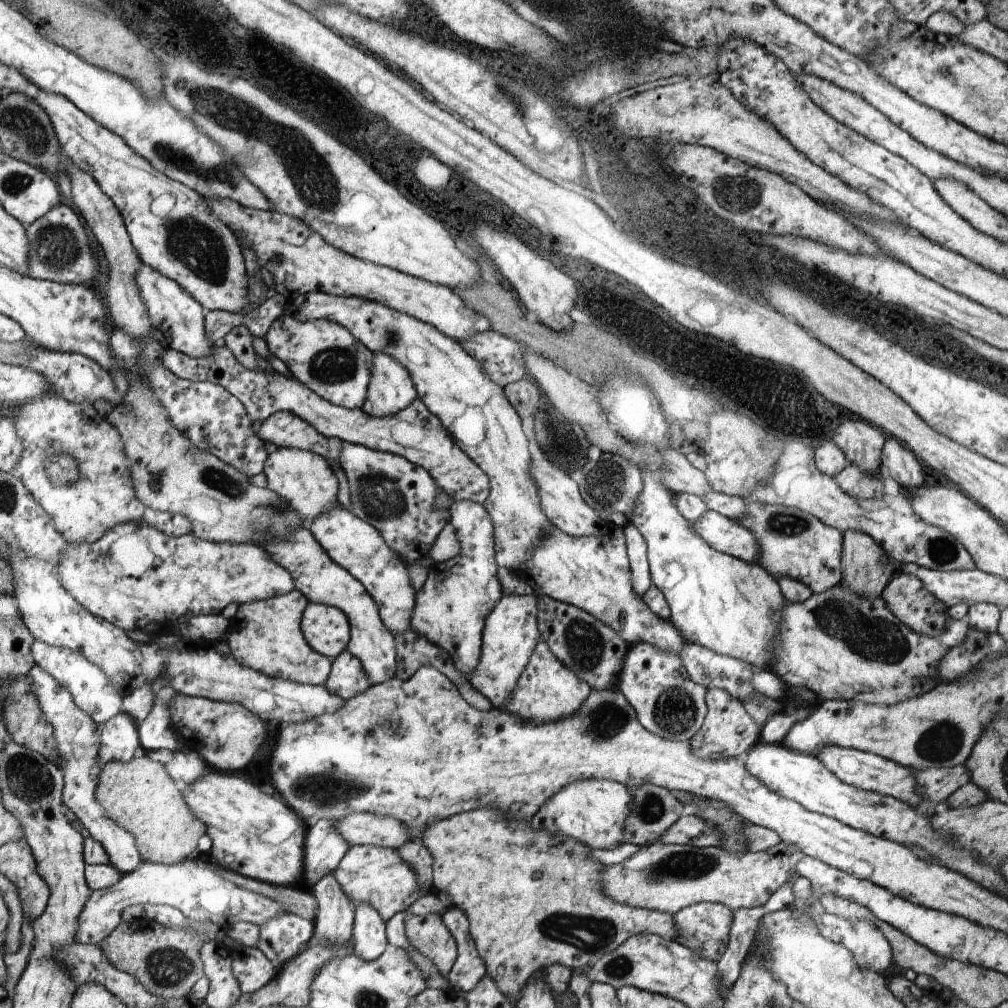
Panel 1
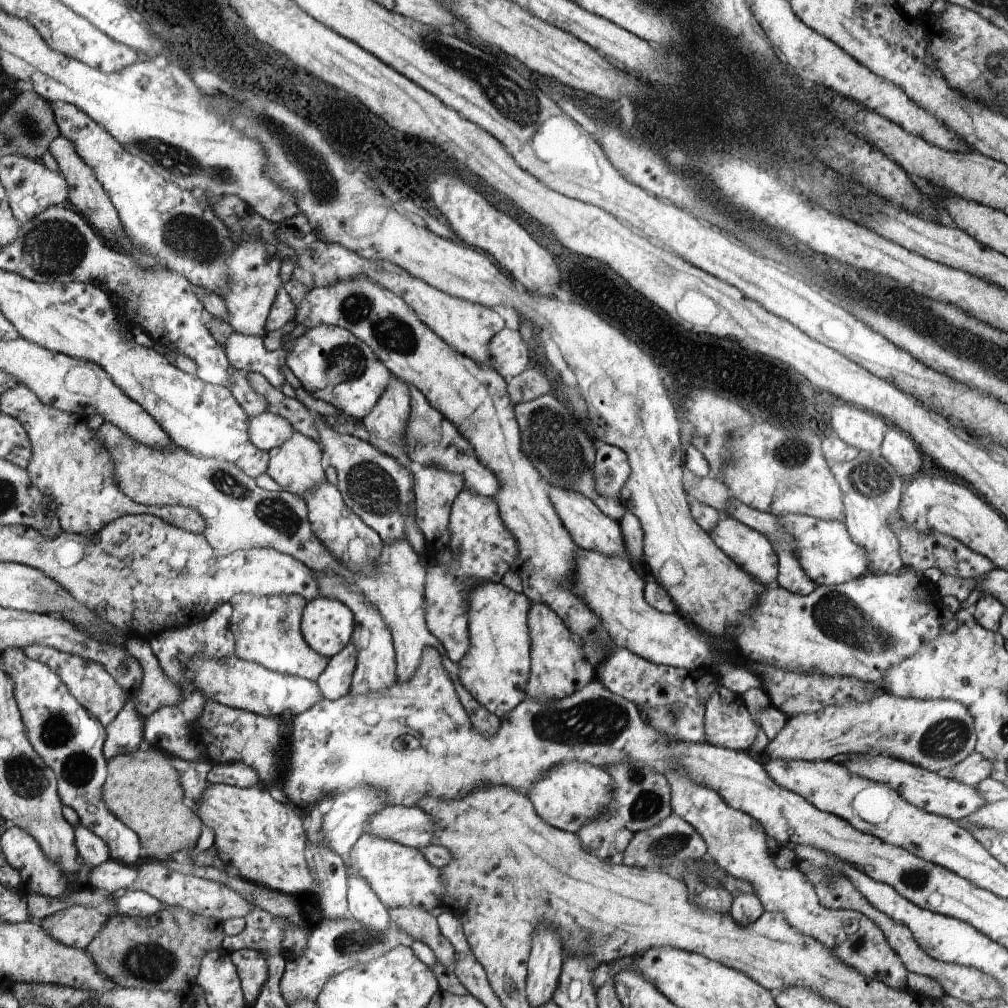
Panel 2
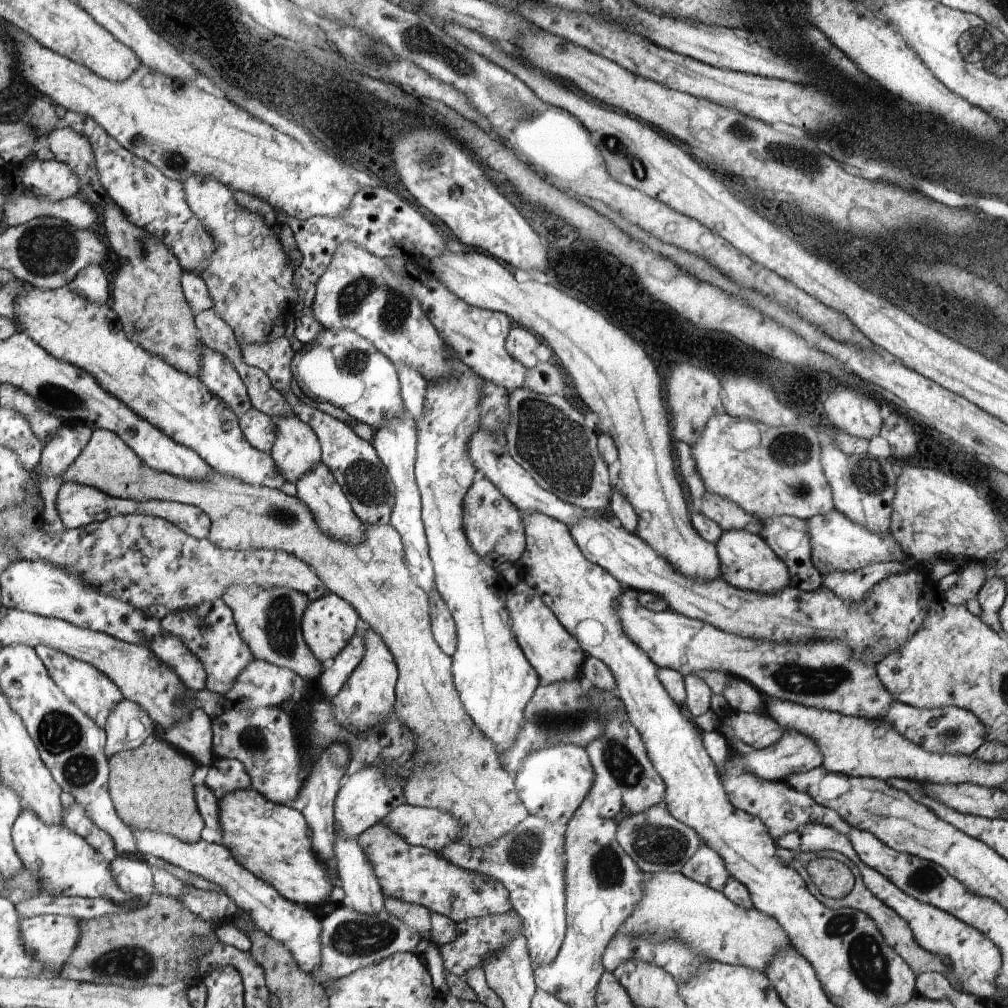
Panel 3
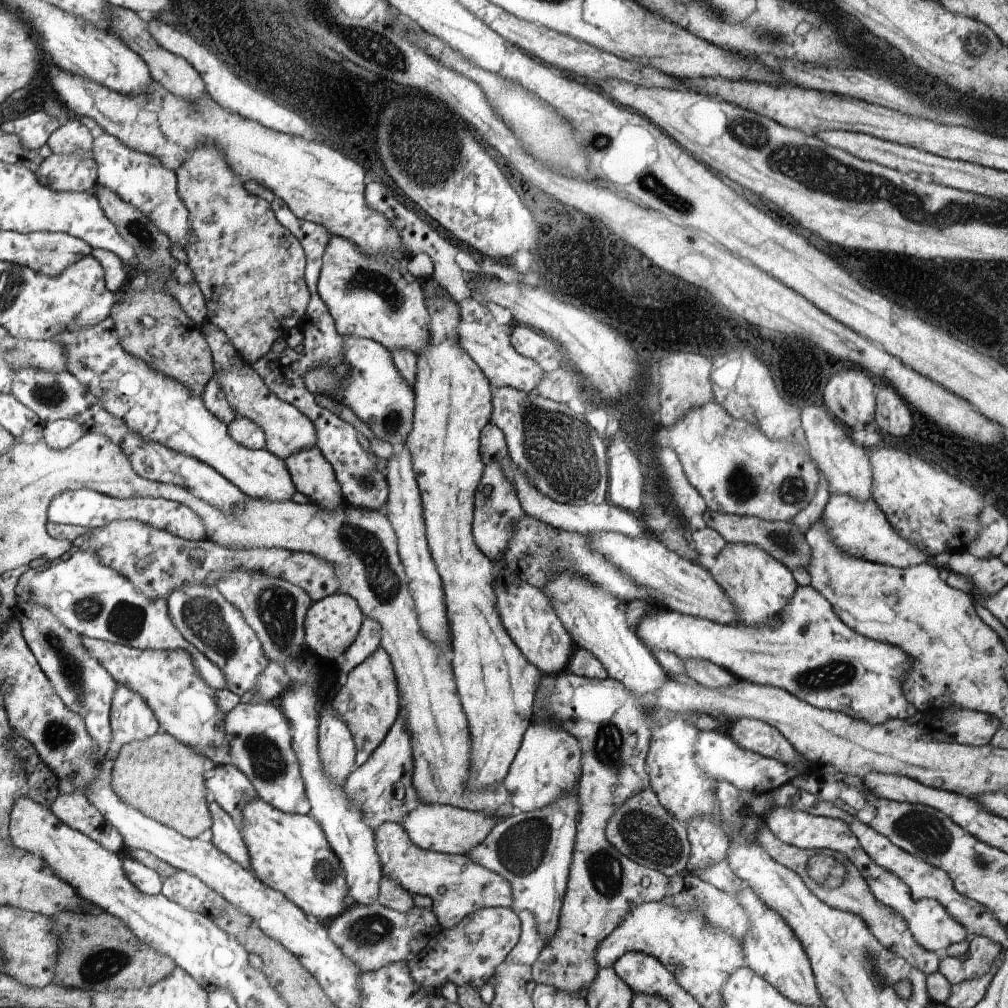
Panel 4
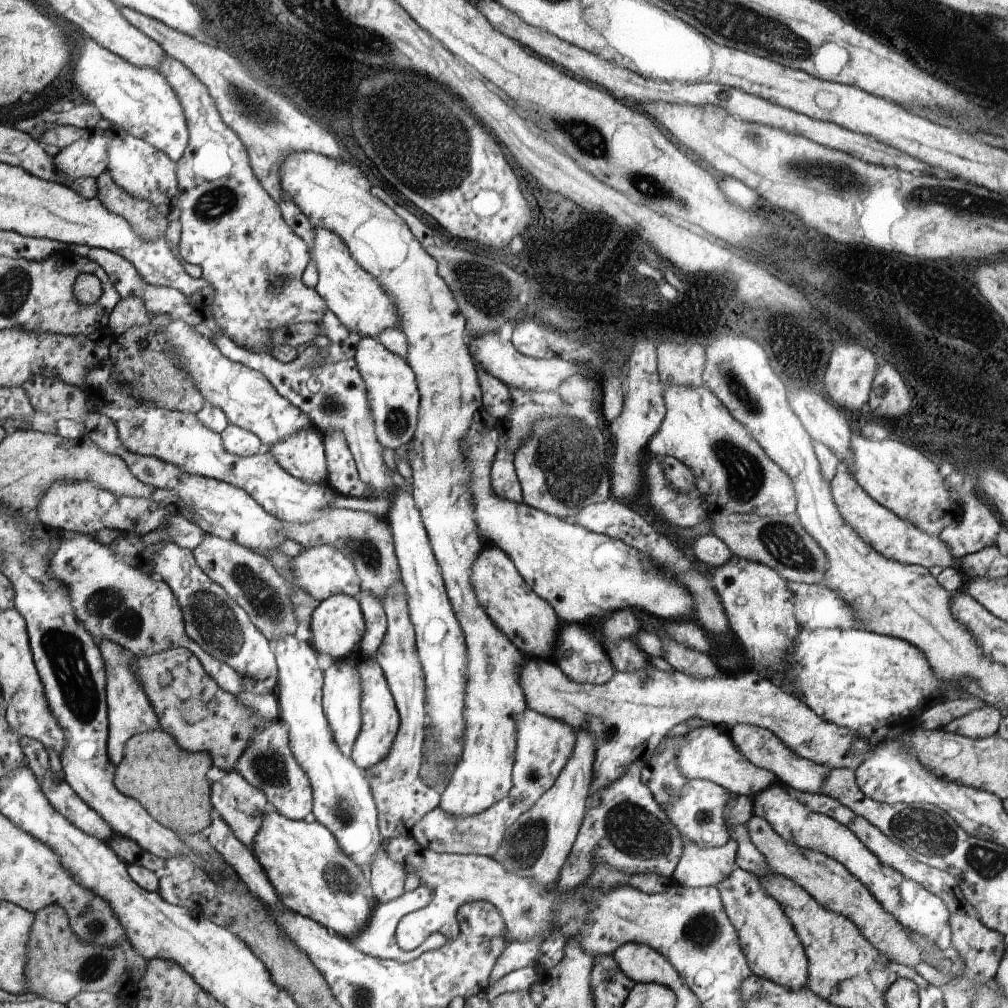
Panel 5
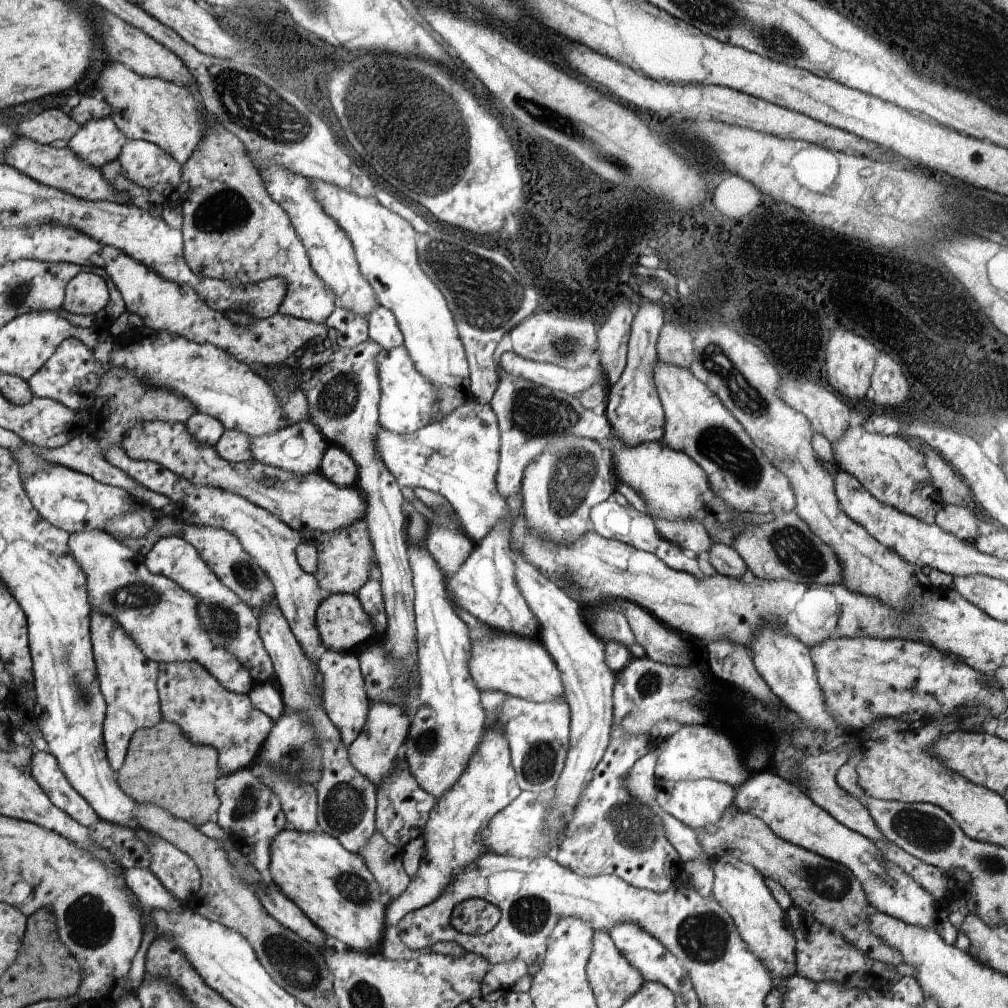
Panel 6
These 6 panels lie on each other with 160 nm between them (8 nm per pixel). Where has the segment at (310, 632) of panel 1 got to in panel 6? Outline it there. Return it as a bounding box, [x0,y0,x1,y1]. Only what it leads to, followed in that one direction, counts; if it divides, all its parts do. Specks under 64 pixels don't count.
[317,594,374,652]

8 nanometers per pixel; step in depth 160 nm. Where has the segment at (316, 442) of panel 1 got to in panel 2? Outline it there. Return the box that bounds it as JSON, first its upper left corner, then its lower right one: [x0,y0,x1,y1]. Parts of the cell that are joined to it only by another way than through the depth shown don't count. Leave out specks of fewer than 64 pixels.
[247,411,294,451]

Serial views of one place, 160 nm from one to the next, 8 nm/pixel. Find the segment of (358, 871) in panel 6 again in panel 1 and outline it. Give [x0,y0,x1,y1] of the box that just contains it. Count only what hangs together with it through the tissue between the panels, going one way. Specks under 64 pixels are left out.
[185,772,304,885]

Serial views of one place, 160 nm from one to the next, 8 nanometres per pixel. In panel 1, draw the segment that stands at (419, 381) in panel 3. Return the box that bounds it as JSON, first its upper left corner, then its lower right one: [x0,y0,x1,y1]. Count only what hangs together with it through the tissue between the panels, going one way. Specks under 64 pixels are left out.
[159,343,488,505]

